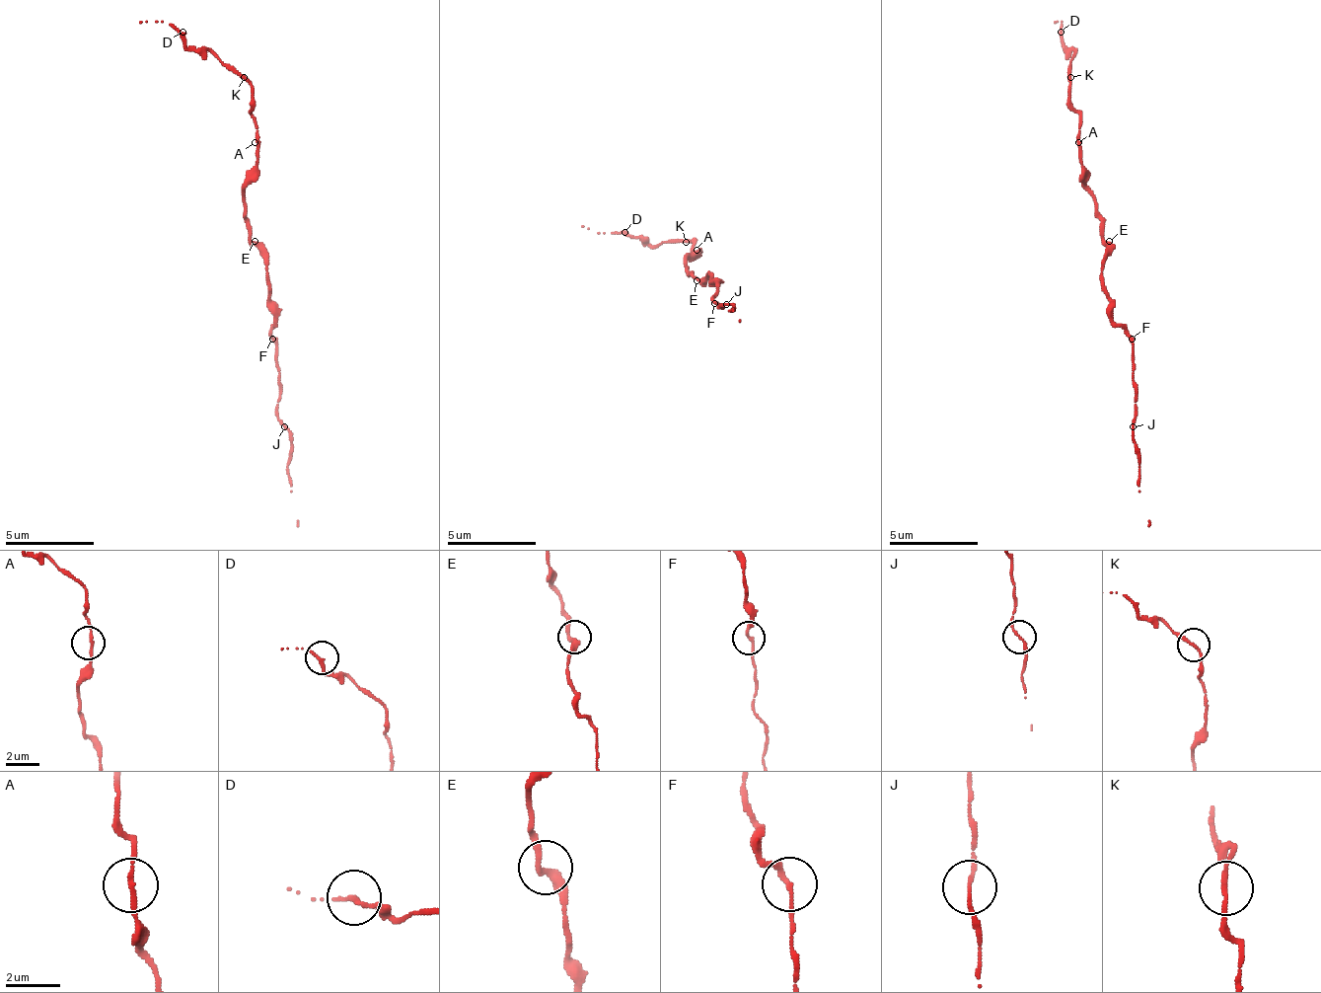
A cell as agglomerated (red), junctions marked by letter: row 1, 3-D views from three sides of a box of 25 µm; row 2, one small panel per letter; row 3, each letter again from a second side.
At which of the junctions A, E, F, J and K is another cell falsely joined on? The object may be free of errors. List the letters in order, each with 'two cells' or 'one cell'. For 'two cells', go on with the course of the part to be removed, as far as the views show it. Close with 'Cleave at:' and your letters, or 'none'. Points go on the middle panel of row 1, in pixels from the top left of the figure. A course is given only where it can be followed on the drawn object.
A: one cell
E: one cell
F: one cell
J: one cell
K: one cell
Cleave at: none

